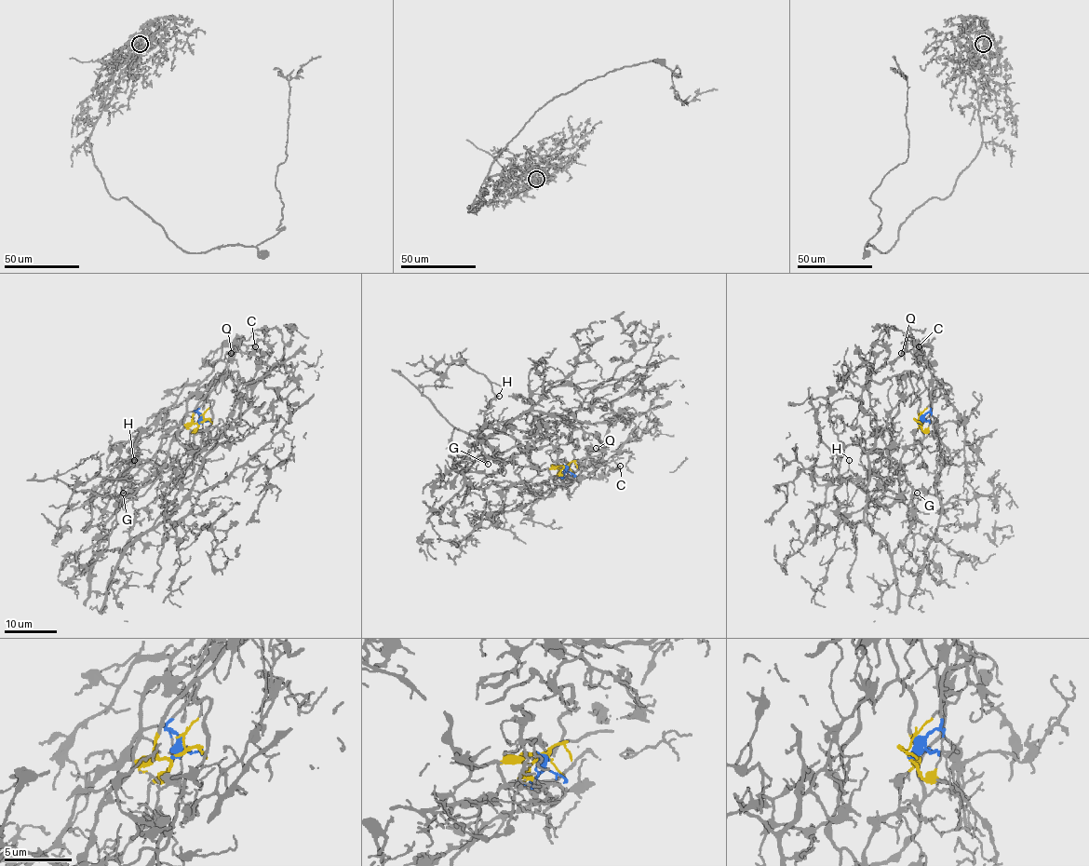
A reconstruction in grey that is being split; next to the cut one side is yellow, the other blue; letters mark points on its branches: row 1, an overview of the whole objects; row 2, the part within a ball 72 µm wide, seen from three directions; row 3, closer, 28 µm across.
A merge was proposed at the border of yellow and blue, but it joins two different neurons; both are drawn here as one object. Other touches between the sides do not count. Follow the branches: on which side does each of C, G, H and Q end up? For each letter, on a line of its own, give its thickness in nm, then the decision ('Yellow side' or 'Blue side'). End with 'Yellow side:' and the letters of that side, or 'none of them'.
C: Thickness 170 nm. Blue side
G: Thickness 130 nm. Yellow side
H: Thickness 120 nm. Yellow side
Q: Thickness 110 nm. Blue side
Yellow side: G, H

